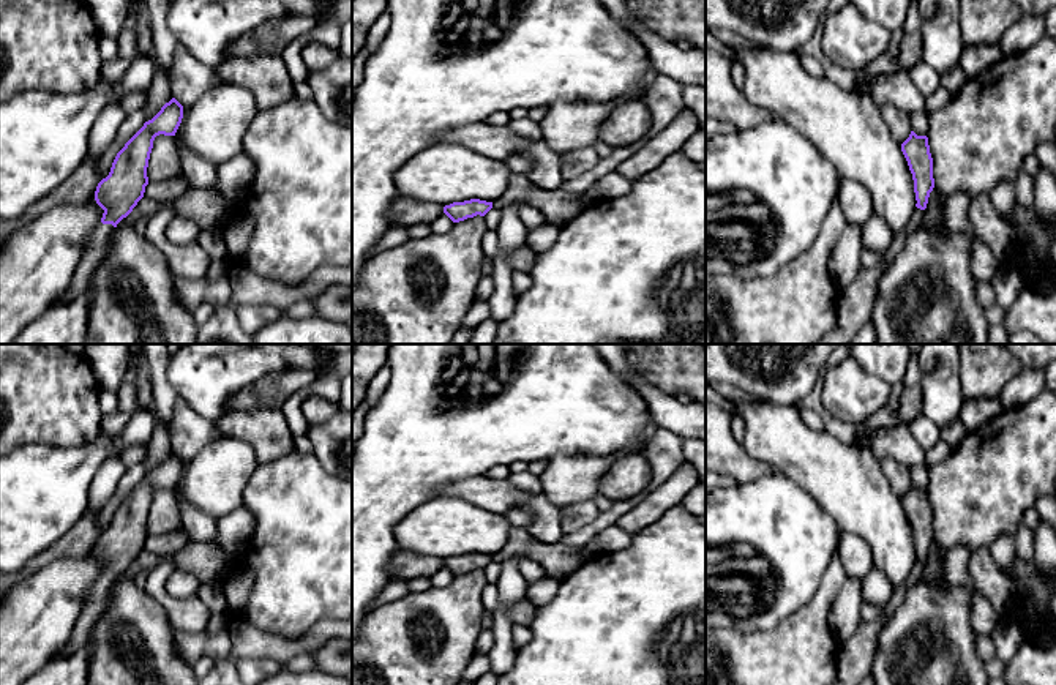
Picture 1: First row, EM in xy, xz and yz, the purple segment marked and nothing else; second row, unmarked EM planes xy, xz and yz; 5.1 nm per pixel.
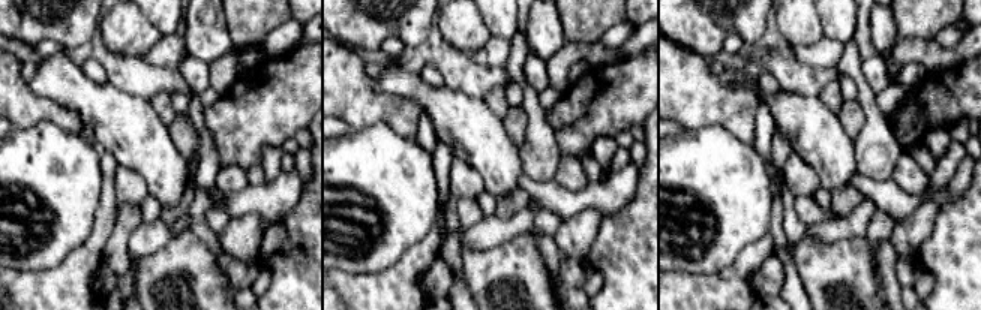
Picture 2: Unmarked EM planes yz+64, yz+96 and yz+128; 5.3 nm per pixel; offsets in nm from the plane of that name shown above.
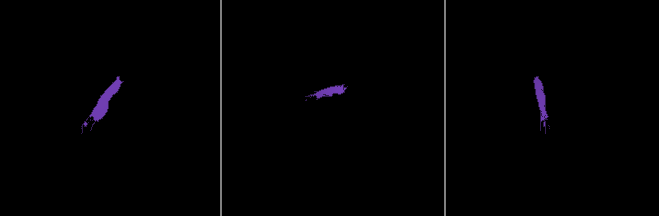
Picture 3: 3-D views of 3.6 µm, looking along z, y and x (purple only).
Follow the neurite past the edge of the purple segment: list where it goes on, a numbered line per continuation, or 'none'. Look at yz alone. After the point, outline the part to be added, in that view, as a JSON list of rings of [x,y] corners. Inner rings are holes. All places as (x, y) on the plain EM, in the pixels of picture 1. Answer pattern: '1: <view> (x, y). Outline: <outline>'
1: yz (897, 474). Outline: [[[889,456],[881,459],[881,466],[882,466],[882,472],[886,474],[886,478],[889,481],[892,491],[898,497],[903,497],[912,485],[908,466],[904,466]]]

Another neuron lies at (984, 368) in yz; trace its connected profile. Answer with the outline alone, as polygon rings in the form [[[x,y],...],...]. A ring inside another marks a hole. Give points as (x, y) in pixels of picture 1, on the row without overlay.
[[[958,344],[964,399],[996,398],[1023,365],[1002,344]]]

